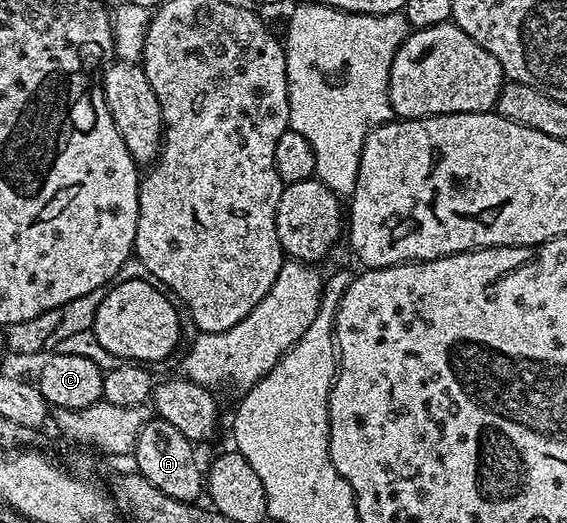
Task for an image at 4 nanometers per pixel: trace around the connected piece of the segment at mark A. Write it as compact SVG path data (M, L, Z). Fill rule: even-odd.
M151 418L146 421L136 438L136 446L132 453L133 467L156 490L168 494L168 498L176 498L182 504L193 505L194 499L204 492L204 468L198 465L194 457L195 445L188 438L180 434L176 427L165 420Z

